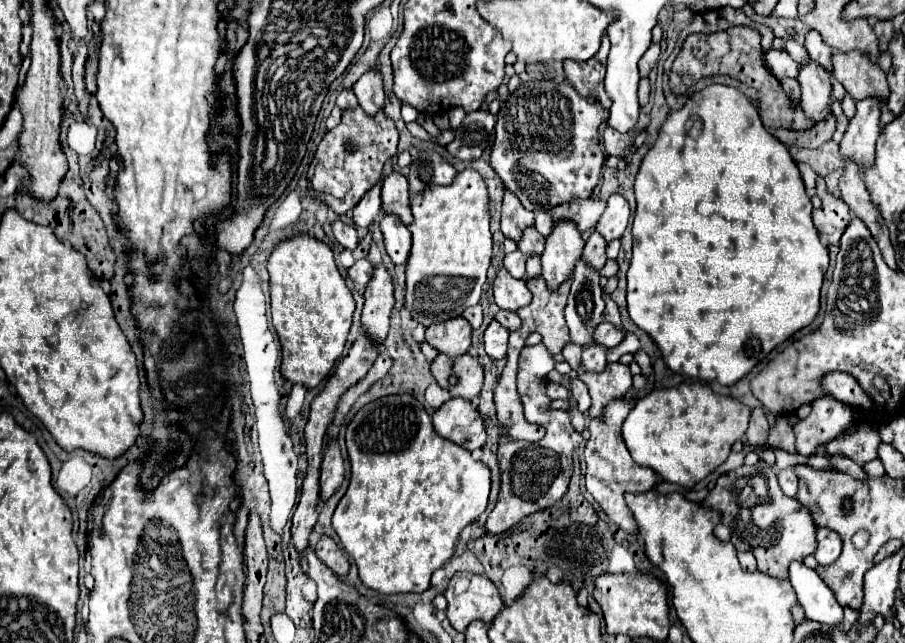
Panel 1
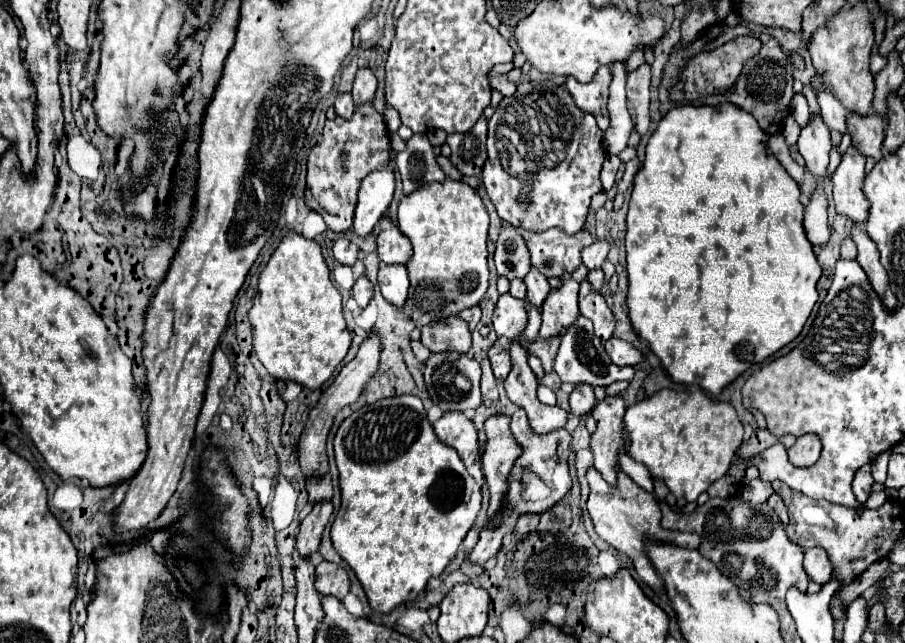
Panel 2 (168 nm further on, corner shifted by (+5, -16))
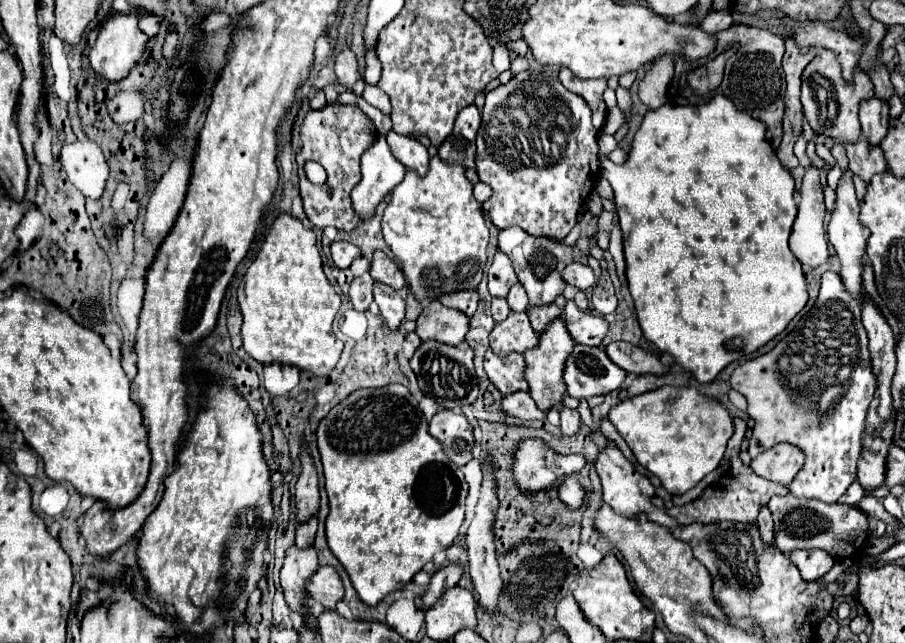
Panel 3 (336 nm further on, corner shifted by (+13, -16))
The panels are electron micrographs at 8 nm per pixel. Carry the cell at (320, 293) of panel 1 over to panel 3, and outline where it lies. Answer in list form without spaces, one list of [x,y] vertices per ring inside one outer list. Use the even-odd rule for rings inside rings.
[[[281,214],[265,236],[265,242],[255,262],[245,272],[245,280],[239,288],[239,306],[243,314],[241,338],[245,352],[261,364],[289,364],[313,376],[329,376],[337,366],[343,342],[333,334],[333,318],[341,306],[339,294],[333,290],[323,272],[323,262],[315,246],[315,232],[303,228],[301,220],[291,214]]]

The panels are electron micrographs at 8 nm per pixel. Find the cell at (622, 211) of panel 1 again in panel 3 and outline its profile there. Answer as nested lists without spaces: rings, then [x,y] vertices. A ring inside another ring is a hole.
[[[579,260],[571,262],[571,264],[563,270],[561,276],[563,276],[563,280],[565,280],[567,284],[573,284],[573,286],[577,286],[577,288],[581,288],[581,290],[587,290],[587,288],[595,286],[593,268],[591,268],[589,264],[579,262]]]

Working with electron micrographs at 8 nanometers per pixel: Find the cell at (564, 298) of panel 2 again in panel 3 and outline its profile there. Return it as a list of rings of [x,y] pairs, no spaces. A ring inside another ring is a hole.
[[[559,316],[559,318],[551,320],[547,324],[547,328],[541,332],[537,348],[529,348],[529,352],[525,352],[525,362],[527,362],[525,378],[531,388],[531,398],[535,400],[535,404],[541,410],[553,408],[557,402],[561,402],[561,398],[565,394],[565,382],[563,382],[561,372],[563,372],[563,364],[565,364],[565,358],[571,352],[571,348],[573,348],[573,338],[569,338],[569,330],[565,328],[565,318]]]

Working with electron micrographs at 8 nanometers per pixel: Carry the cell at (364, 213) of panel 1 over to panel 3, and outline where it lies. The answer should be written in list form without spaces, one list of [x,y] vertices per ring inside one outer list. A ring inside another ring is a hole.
[[[377,138],[361,156],[361,174],[361,182],[351,192],[351,200],[357,216],[369,220],[379,202],[403,180],[405,168],[391,154],[385,138]]]

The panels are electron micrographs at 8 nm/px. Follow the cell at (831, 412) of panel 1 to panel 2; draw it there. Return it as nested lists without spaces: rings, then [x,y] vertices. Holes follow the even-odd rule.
[[[809,434],[809,436],[801,436],[797,438],[797,442],[787,450],[789,454],[789,462],[793,466],[813,466],[819,460],[821,454],[821,440],[817,440],[817,436]]]

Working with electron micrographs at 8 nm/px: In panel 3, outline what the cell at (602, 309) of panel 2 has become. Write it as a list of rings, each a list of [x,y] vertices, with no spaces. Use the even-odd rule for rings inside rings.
[[[567,300],[563,316],[573,340],[587,346],[599,346],[609,330],[609,324],[605,324],[603,316],[597,316],[591,310],[577,308],[575,300]]]

